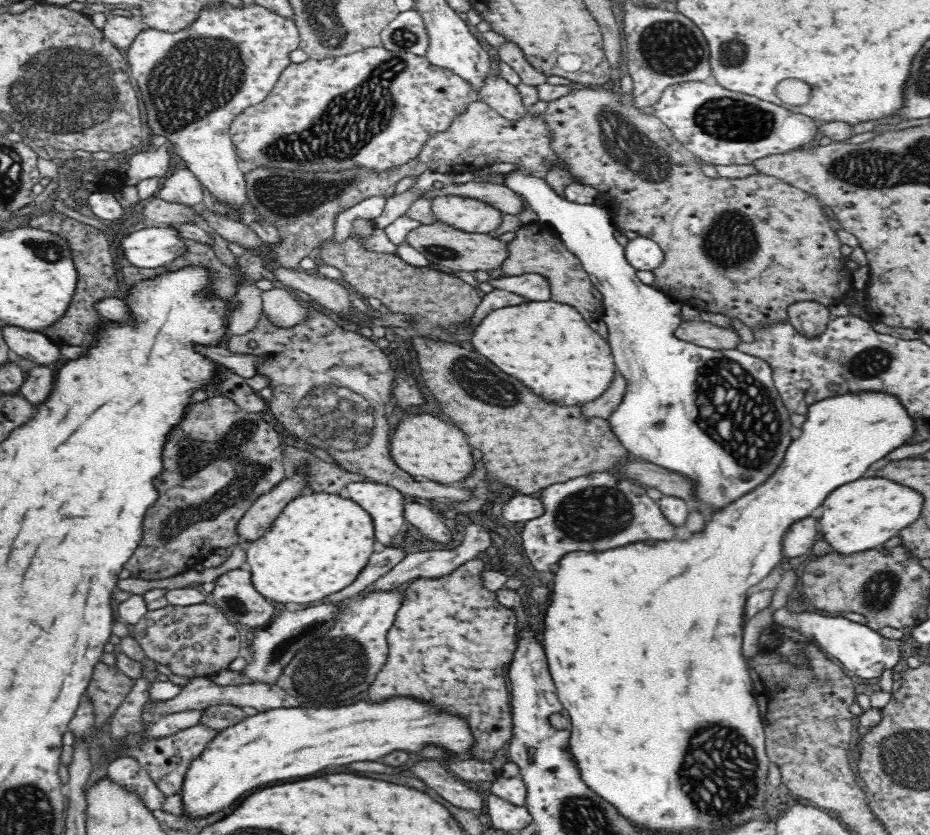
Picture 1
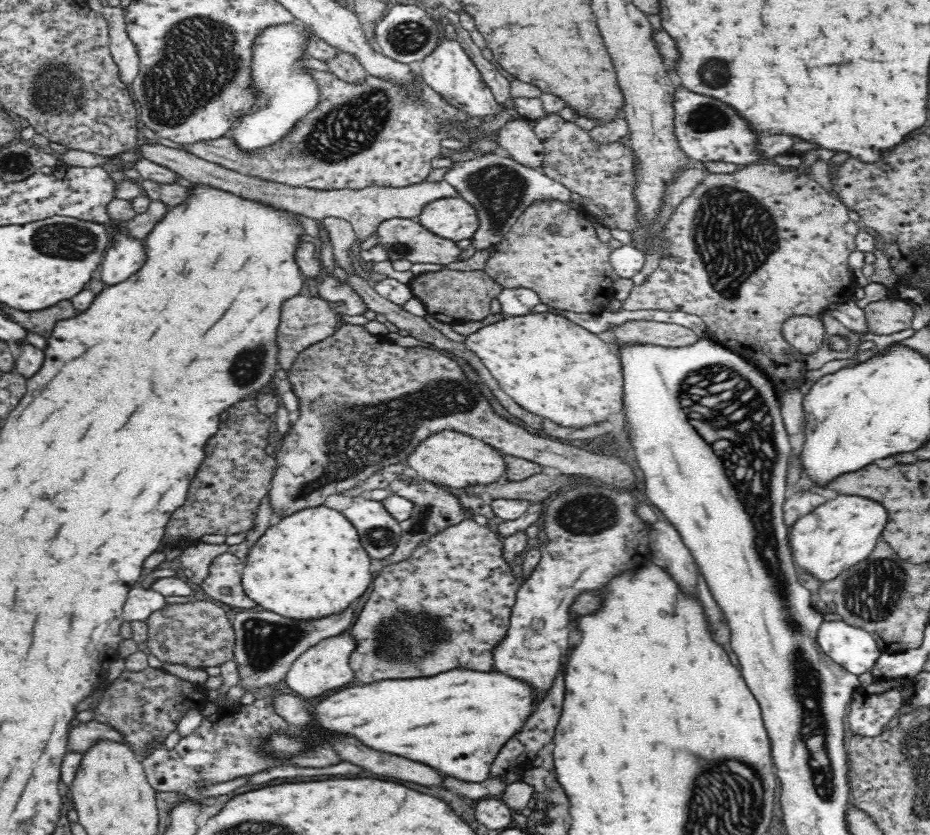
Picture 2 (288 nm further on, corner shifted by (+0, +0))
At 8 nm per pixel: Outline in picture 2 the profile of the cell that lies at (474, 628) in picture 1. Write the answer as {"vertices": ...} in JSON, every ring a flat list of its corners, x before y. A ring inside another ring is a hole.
{"vertices":[[462,520,460,524,454,524,446,530,430,536,430,540,418,544,416,552,408,560,402,560,402,562,396,562,396,564,390,564,390,566,382,568,380,576,374,578,370,600,364,604,356,624,350,630,350,636,354,636,354,640,358,642,354,654,350,656,350,666,356,674,356,680,364,682,364,684,374,684,374,682,380,682,380,680,414,680,414,678,422,678,422,676,434,676,434,674,440,674,440,672,450,672,452,668,458,668,458,666,470,668,470,670,482,670,482,672,492,670,490,666,492,666,492,660,494,660,494,648,508,634,512,608,516,604,518,590,522,586,522,584,516,582,516,578,512,574,512,568,506,564,506,560,502,556,502,546,504,546,504,540,498,538,498,534,492,532,490,528,480,526,474,520]]}

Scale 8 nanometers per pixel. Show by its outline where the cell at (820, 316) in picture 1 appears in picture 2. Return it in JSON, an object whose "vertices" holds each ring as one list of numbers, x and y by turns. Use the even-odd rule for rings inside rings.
{"vertices":[[794,316,794,318,786,320,786,324,782,328,782,336,802,356,816,354,822,348,824,338,828,338,820,316,816,316,816,318]]}

